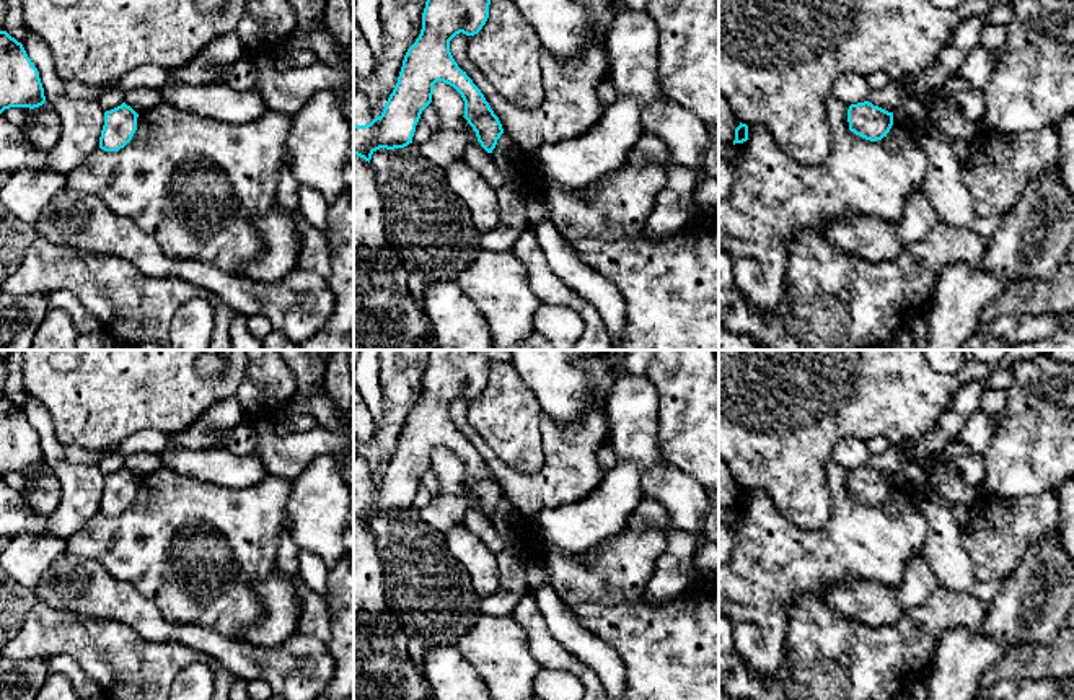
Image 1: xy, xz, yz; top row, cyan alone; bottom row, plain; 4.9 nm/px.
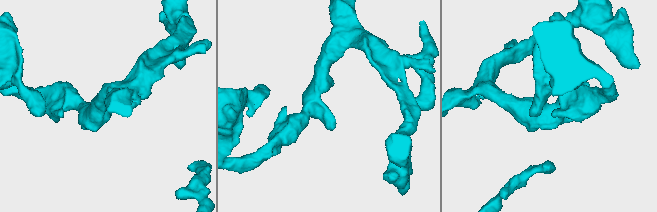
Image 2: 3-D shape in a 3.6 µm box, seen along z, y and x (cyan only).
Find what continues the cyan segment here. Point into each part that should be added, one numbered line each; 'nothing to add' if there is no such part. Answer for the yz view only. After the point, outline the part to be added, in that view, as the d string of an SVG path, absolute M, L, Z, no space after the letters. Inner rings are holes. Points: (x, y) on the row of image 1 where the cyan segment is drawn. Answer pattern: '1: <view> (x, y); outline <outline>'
nothing to add

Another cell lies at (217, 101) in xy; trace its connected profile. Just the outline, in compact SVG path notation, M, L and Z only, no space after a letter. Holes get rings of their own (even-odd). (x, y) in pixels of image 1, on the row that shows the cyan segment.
M166 83L161 96L174 107L227 124L248 124L269 109L256 90L236 91L227 83Z

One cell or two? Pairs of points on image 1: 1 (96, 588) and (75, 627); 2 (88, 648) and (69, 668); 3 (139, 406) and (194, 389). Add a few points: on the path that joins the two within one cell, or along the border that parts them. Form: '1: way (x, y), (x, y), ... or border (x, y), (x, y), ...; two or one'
1: border (46, 603), (75, 614), (119, 622); two
2: border (46, 658), (69, 655), (96, 682); two
3: way (152, 398), (155, 394), (181, 394); one

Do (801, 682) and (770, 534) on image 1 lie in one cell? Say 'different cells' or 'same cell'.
different cells

